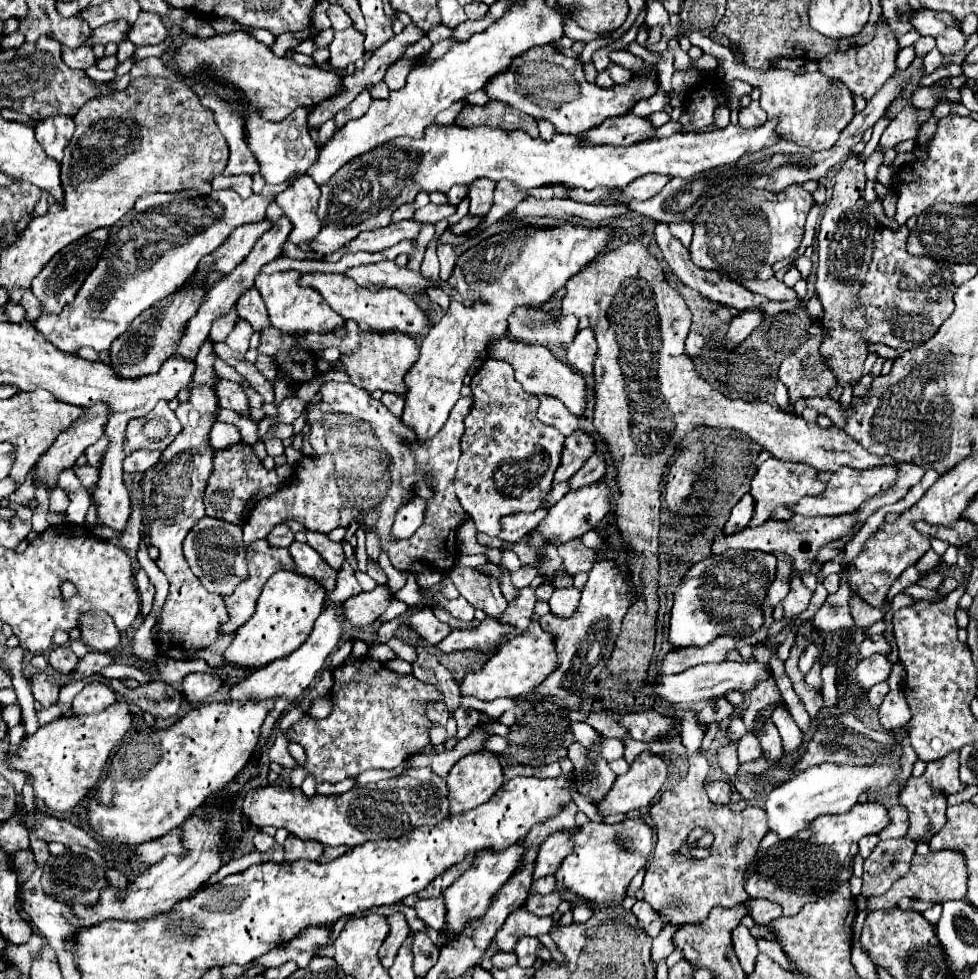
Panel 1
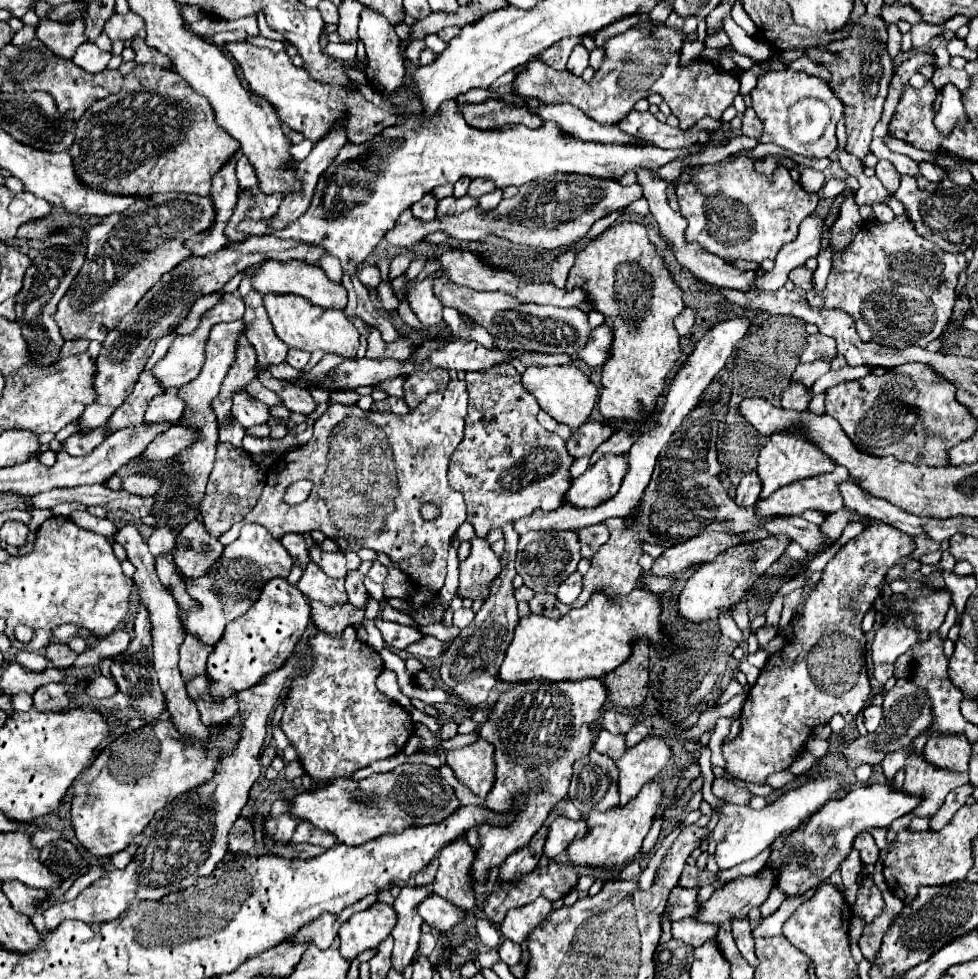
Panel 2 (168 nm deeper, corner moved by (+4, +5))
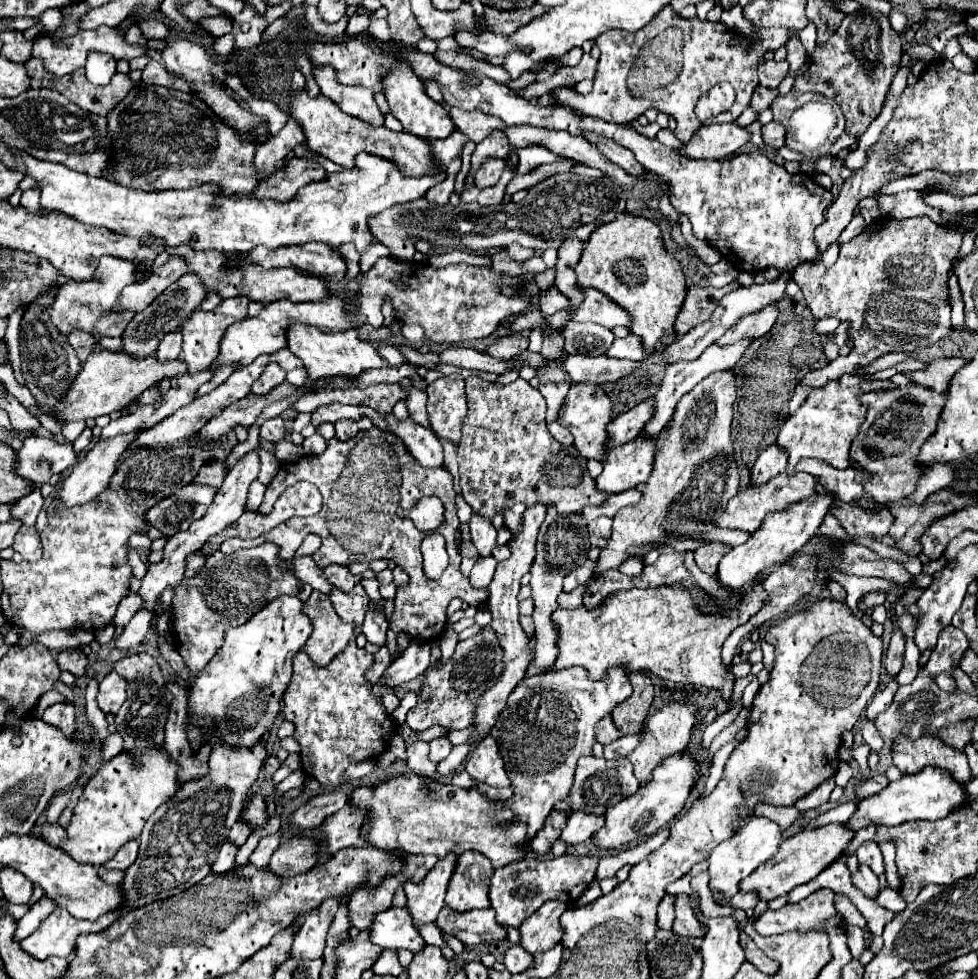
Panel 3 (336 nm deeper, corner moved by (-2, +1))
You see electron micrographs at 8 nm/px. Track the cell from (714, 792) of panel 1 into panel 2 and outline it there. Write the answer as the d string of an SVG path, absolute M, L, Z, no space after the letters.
M716 778L716 780L714 780L712 792L714 792L714 796L718 796L720 800L732 802L732 804L746 804L748 798L750 798L750 792L748 792L748 790L738 788L736 784L732 784L732 782L728 782L728 780L722 780L722 778Z

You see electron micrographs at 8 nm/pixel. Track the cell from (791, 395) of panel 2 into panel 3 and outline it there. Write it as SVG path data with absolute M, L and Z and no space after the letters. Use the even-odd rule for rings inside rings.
M920 216L920 218L908 218L908 220L894 220L894 218L880 218L880 220L876 220L876 222L872 222L872 224L868 224L868 226L866 226L866 228L864 228L864 232L862 232L862 234L858 234L858 236L856 236L856 238L852 238L852 240L850 240L850 242L844 242L844 244L840 244L840 254L838 254L838 260L836 260L836 262L834 262L834 264L832 264L832 266L828 266L828 268L826 268L826 266L824 266L824 264L822 264L822 262L810 262L810 264L800 264L800 266L798 266L798 268L796 268L796 274L792 274L792 278L794 278L794 280L796 280L796 284L798 284L798 286L800 286L800 290L802 290L802 294L804 294L804 298L806 298L806 302L808 302L808 308L810 308L810 312L812 312L812 316L814 316L814 318L816 318L816 320L820 320L820 319L823 319L823 318L828 318L828 317L832 317L832 318L838 318L838 320L850 320L850 324L852 324L852 328L850 328L850 330L852 330L852 336L854 336L854 348L852 348L852 352L850 352L850 354L848 354L848 356L846 356L846 358L836 358L836 360L832 360L832 362L830 362L830 364L828 364L828 366L826 366L826 368L822 368L822 370L814 370L814 372L808 372L808 374L806 374L806 376L804 376L804 378L802 378L802 380L800 380L800 384L798 384L798 386L796 386L796 392L794 392L794 396L792 396L792 398L791 398L791 399L790 399L790 401L789 401L789 409L790 409L790 412L794 412L794 410L796 410L796 408L798 408L798 406L800 406L800 404L802 404L802 402L804 402L804 400L806 400L806 394L808 394L808 392L810 392L810 390L814 390L814 388L820 388L820 386L822 386L822 384L826 384L826 382L830 382L830 380L836 380L836 378L840 378L840 376L842 376L842 374L844 374L844 372L854 372L854 370L856 370L856 368L860 368L860 366L866 366L866 364L870 364L870 362L872 362L872 360L876 360L876 358L878 358L878 356L884 356L884 354L888 354L888 352L908 352L908 350L912 350L912 348L908 348L908 346L910 346L910 344L918 344L918 342L922 342L922 340L924 340L924 342L922 342L922 344L928 344L928 348L930 348L930 346L934 346L934 344L936 344L936 342L938 342L938 340L942 340L942 338L946 338L946 336L950 336L950 334L952 334L952 332L954 332L954 330L952 330L952 324L950 324L950 306L948 306L948 302L946 302L946 300L942 300L942 298L948 298L948 272L950 272L950 268L952 268L952 262L954 262L954 260L956 260L956 256L958 256L958 250L960 250L960 242L962 242L962 234L960 234L960 232L956 232L956 230L946 230L946 228L942 228L942 226L938 226L938 224L934 224L934 222L932 222L932 220L930 220L930 218L928 218L928 216ZM902 306L910 306L910 316L912 316L912 318L914 318L914 320L916 320L916 322L914 322L914 320L908 320L908 318L906 318L906 314L902 314L902 312L904 312L904 308L902 308ZM912 328L916 328L916 332L922 332L922 336L924 336L924 338L922 338L922 340L920 340L920 336L918 336L918 340L916 340L916 342L914 342L914 338L912 338L912 336L910 336L910 334L912 334Z

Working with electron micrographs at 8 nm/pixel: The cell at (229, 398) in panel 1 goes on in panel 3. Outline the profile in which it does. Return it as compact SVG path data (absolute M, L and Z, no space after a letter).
M278 416L278 418L272 418L272 420L266 420L264 426L260 428L260 438L270 442L270 444L276 444L280 440L286 438L286 426L284 426L284 420Z

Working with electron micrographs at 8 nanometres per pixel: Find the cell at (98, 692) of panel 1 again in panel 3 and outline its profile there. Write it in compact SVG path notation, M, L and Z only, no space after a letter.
M110 672L98 686L96 702L98 702L100 710L106 712L106 714L116 714L118 708L126 700L126 688L128 688L126 680L120 674Z

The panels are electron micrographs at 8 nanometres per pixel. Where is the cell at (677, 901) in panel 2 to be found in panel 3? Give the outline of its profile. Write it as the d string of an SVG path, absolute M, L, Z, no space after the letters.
M738 892L736 896L732 896L728 902L724 902L724 906L732 906L732 908L742 908L742 910L748 910L748 908L754 908L758 904L758 896L750 894L750 892Z

